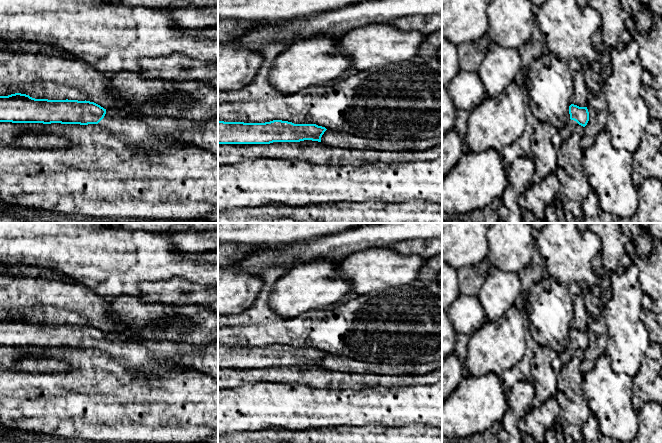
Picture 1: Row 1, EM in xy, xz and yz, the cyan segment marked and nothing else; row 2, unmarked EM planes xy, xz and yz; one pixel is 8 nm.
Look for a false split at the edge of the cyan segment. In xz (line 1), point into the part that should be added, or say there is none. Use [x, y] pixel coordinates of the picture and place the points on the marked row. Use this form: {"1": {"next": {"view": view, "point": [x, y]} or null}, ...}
{"1": {"next": null}}

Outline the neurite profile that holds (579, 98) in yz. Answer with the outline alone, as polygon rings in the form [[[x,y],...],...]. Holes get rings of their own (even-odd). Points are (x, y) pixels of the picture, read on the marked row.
[[[575,71],[571,72],[573,76],[573,86],[574,86],[574,93],[571,98],[571,104],[577,105],[579,107],[586,107],[587,106],[587,88],[585,85],[583,72]]]

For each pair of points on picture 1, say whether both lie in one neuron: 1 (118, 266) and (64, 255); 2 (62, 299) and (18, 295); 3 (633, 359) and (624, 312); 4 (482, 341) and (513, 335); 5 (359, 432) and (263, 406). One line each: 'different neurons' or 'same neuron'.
1: same neuron
2: same neuron
3: same neuron
4: same neuron
5: different neurons

